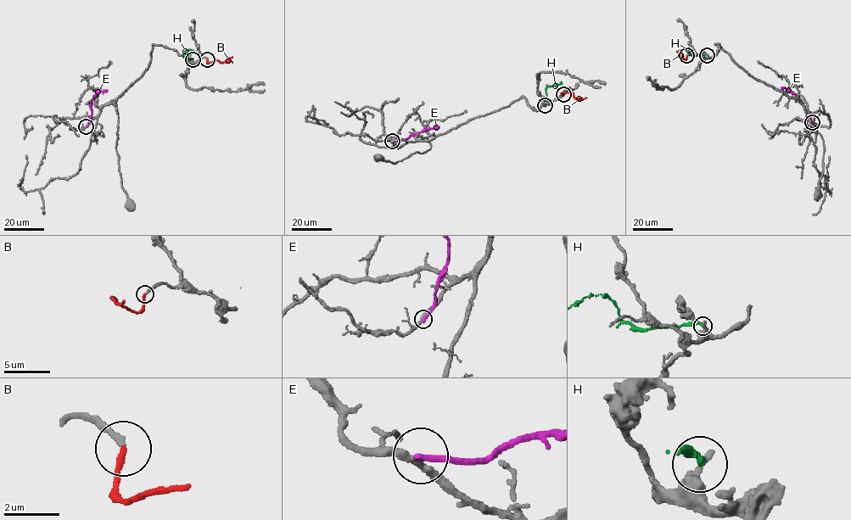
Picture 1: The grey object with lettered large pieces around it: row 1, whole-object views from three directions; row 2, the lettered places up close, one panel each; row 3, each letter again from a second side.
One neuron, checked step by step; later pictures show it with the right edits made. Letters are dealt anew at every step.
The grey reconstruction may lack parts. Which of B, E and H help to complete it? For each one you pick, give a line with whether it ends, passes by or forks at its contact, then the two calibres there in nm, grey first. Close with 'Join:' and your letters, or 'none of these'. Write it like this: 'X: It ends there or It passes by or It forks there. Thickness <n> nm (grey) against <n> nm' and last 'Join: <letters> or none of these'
B: It ends there. Thickness 180 nm (grey) against 200 nm
Join: B

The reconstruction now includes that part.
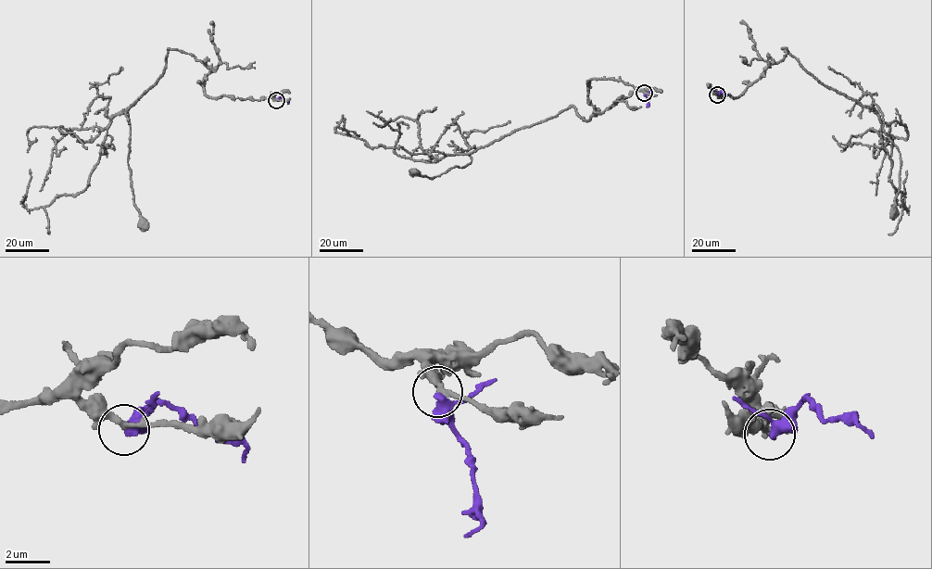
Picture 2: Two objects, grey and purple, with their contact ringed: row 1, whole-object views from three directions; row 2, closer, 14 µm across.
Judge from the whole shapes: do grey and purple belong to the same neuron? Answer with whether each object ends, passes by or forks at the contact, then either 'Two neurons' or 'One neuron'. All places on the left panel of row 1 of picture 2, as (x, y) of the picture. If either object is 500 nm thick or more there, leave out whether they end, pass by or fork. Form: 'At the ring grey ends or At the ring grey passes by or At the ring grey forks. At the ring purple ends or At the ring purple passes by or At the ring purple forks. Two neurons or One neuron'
At the ring grey passes by. At the ring purple passes by. Two neurons

